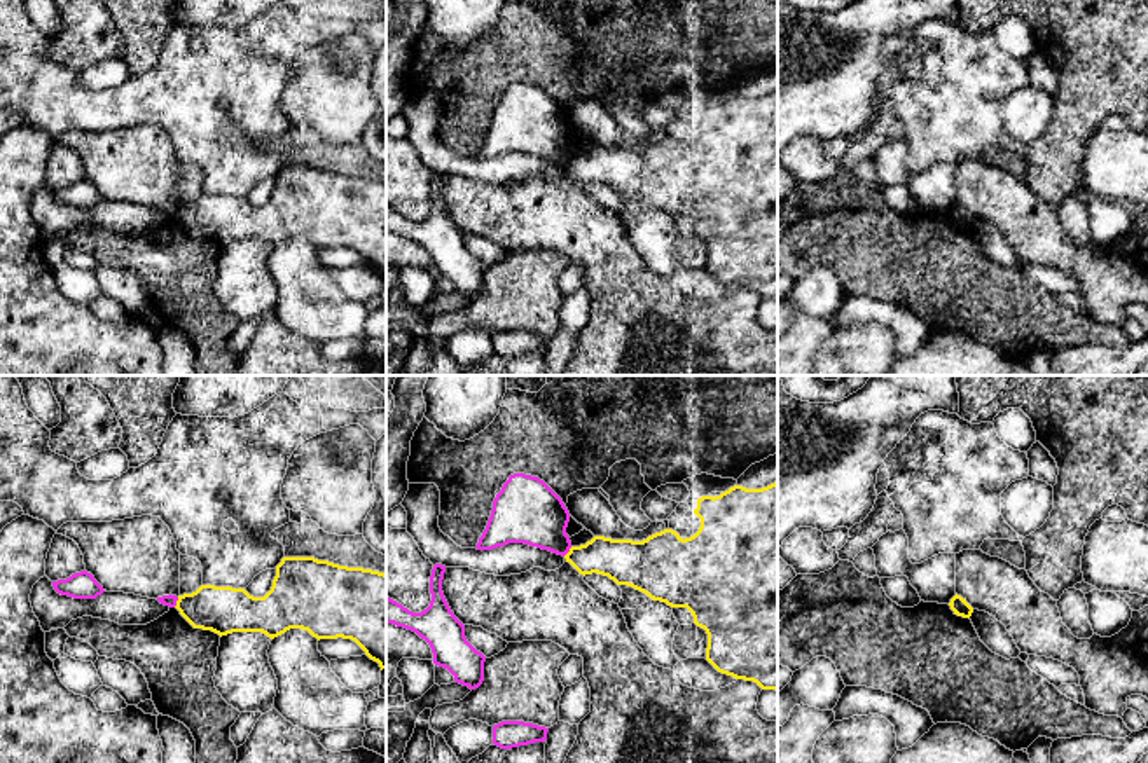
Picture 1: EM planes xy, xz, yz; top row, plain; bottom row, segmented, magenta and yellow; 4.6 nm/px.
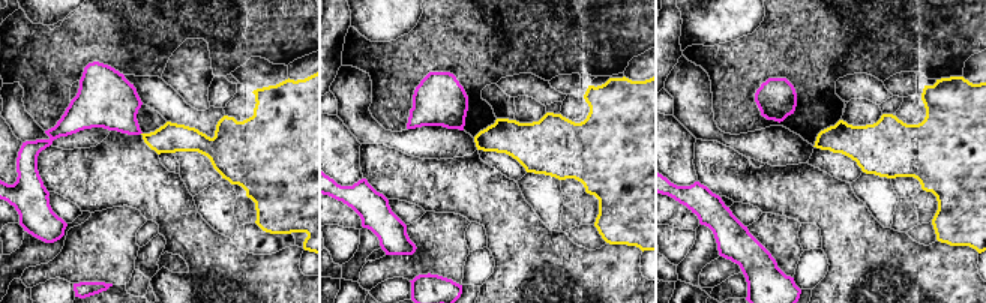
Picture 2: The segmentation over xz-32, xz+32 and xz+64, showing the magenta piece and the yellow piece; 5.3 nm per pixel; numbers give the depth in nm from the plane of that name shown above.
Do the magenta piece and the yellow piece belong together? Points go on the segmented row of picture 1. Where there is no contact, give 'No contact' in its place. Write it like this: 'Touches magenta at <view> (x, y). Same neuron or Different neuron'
Touches magenta at xy (175, 603). Different neuron

